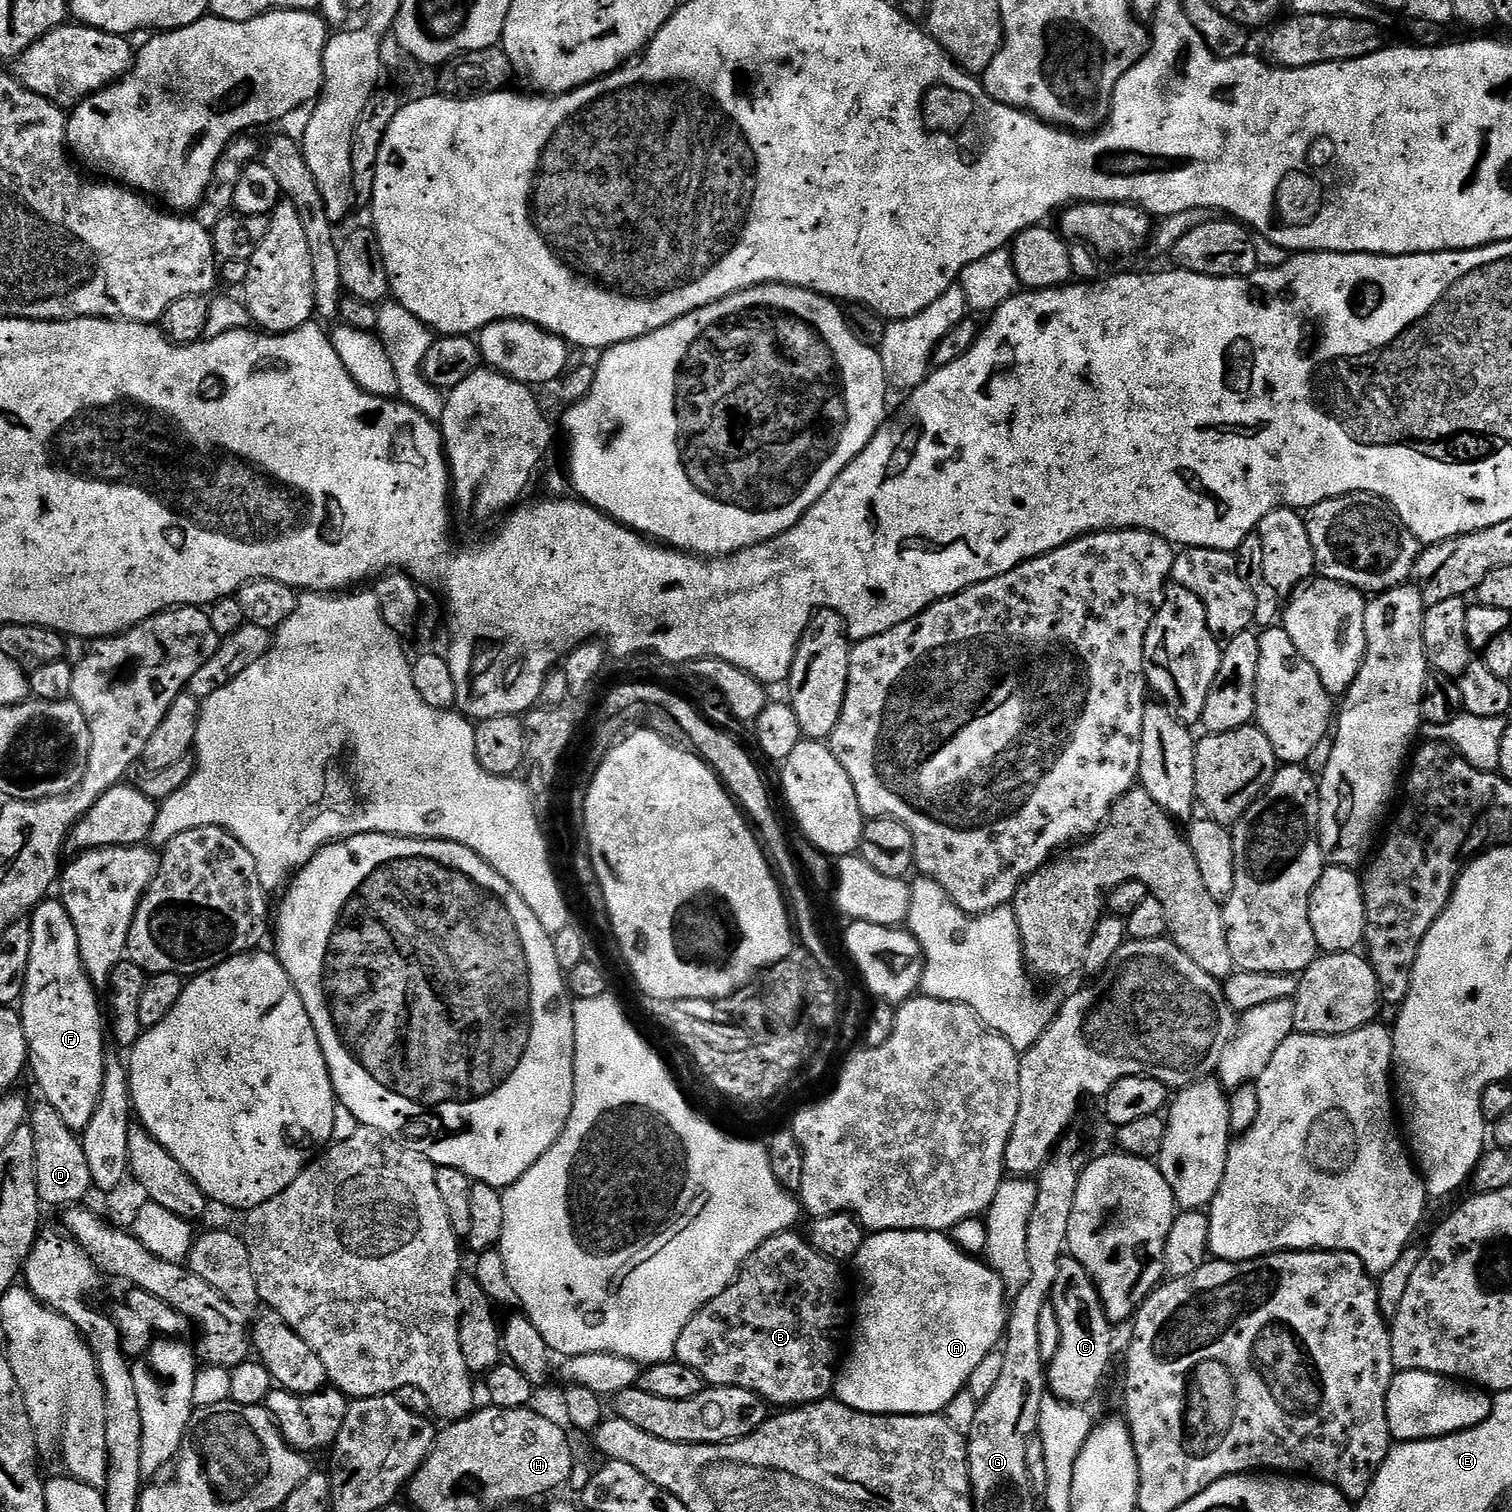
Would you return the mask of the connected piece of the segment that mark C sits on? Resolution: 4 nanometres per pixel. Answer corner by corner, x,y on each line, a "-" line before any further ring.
1071,1254
1060,1257
1058,1262
1058,1278
1054,1278
1054,1290
1052,1291
1051,1304
1054,1306
1054,1314
1058,1314
1058,1354
1054,1354
1052,1360
1046,1364
1046,1388
1051,1395
1057,1396
1066,1404
1087,1405
1087,1400
1096,1396
1104,1375
1108,1372
1108,1363
1112,1360
1112,1328
1113,1321
1104,1313
1104,1303
1092,1280
1092,1275
1085,1270

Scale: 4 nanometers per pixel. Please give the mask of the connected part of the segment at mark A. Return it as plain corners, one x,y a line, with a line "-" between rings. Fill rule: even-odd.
878,1232
865,1239
862,1250
858,1250
854,1261
856,1280
860,1283
860,1305
854,1308
854,1328
856,1337
851,1337
850,1347
839,1365
834,1385
835,1399
859,1412
869,1412
879,1416
935,1416
943,1413
944,1407
959,1392
968,1387
968,1380
982,1360
1001,1347
1008,1330
1010,1300
1006,1295
1004,1279
983,1259
963,1252
951,1235
943,1232

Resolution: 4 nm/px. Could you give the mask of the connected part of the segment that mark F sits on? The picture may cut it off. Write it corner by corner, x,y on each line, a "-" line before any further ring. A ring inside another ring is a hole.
45,898
32,909
30,913
30,923
32,925
32,933
30,934
30,966
26,970
26,986
24,987
24,997
20,1000
18,1011
22,1018
22,1026
26,1030
26,1038
28,1039
28,1068
30,1076
36,1079
36,1084
40,1087
43,1103
54,1106
54,1110
58,1110
62,1122
66,1122
66,1126
70,1126
70,1130
76,1133
83,1133
86,1126
90,1126
90,1118
94,1118
94,1110
98,1110
98,1098
102,1094
102,1086
104,1085
104,1062
106,1053
104,1053
104,1036
106,1040
106,1016
102,1011
102,1000
96,997
97,987
86,974
86,970
80,964
80,951
78,950
78,934
74,930
74,922
70,922
70,914
66,914
66,906
61,904
59,899

